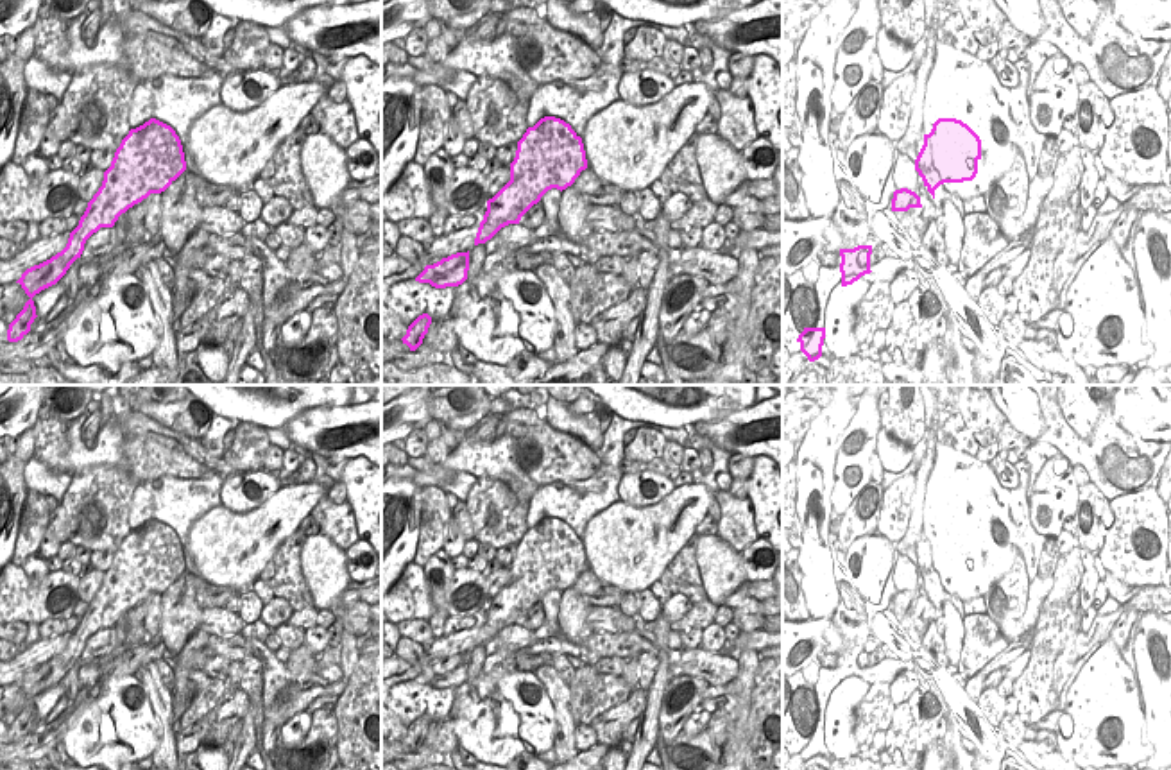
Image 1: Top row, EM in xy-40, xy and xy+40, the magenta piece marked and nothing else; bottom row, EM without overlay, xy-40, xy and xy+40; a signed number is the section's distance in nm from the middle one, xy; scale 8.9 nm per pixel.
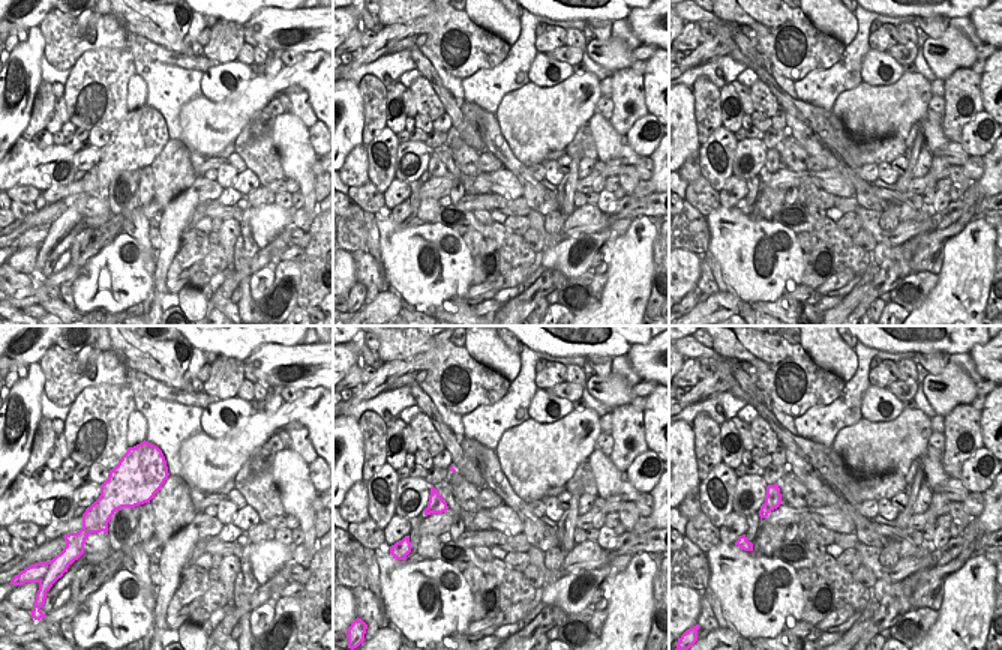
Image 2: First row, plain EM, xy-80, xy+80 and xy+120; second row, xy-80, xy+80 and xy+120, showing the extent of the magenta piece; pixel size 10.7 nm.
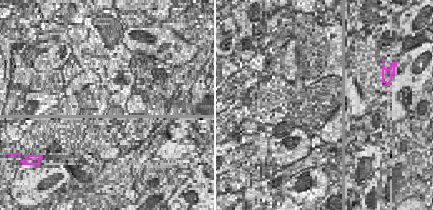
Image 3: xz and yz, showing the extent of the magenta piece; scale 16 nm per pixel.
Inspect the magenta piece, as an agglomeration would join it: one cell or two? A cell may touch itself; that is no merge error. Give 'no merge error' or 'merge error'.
merge error

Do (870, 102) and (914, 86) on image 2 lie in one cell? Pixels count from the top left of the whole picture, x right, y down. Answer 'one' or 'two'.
one

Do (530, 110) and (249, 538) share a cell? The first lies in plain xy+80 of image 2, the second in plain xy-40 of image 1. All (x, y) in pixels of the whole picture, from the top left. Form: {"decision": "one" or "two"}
{"decision": "one"}

